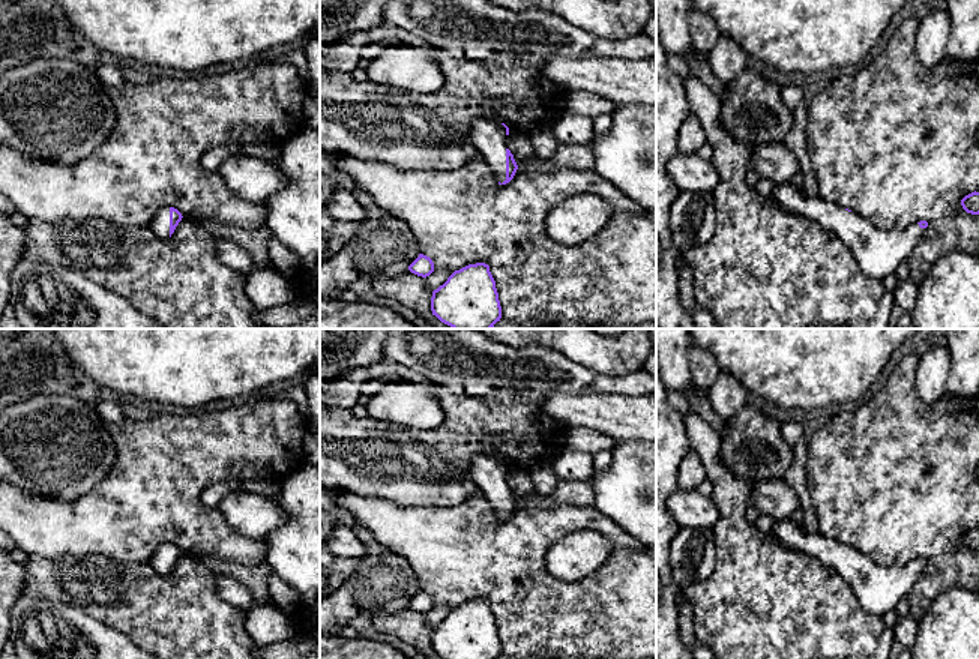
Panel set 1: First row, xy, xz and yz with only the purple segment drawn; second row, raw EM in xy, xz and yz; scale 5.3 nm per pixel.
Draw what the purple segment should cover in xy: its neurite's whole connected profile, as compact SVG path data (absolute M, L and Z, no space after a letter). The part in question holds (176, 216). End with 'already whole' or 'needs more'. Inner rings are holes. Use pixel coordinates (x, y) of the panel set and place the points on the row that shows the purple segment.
M162 207L153 216L149 227L159 237L167 240L174 233L176 227L182 221L182 213L174 207Z | needs more

